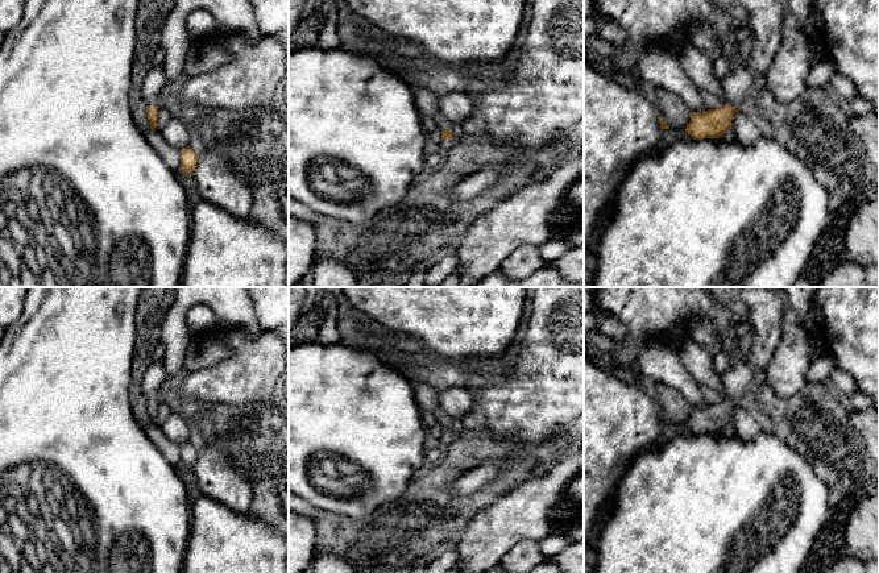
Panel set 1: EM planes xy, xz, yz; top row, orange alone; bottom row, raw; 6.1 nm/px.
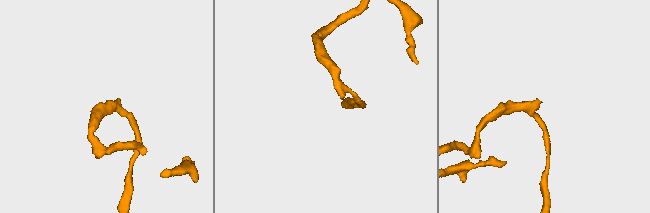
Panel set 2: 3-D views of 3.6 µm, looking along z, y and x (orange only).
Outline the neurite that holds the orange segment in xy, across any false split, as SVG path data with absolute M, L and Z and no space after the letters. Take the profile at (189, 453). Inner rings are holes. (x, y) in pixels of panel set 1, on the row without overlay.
M190 440L179 448L181 448L181 462L188 470L188 473L191 473L196 462L198 450L194 448Z

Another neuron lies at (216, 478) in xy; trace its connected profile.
M204 444L198 450L190 476L198 482L203 495L213 498L239 514L253 514L252 485L210 445Z

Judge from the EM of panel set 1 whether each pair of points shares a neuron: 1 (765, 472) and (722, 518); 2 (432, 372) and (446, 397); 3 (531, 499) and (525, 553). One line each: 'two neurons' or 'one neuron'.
1: one neuron
2: two neurons
3: two neurons

